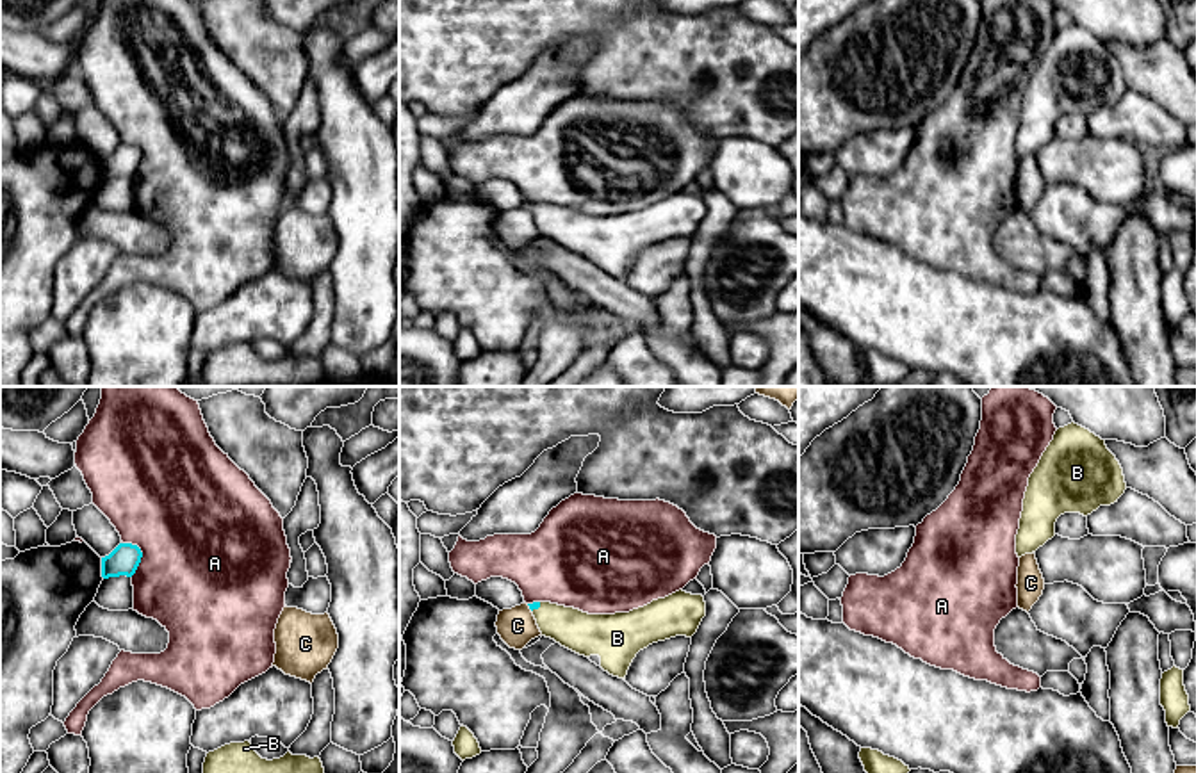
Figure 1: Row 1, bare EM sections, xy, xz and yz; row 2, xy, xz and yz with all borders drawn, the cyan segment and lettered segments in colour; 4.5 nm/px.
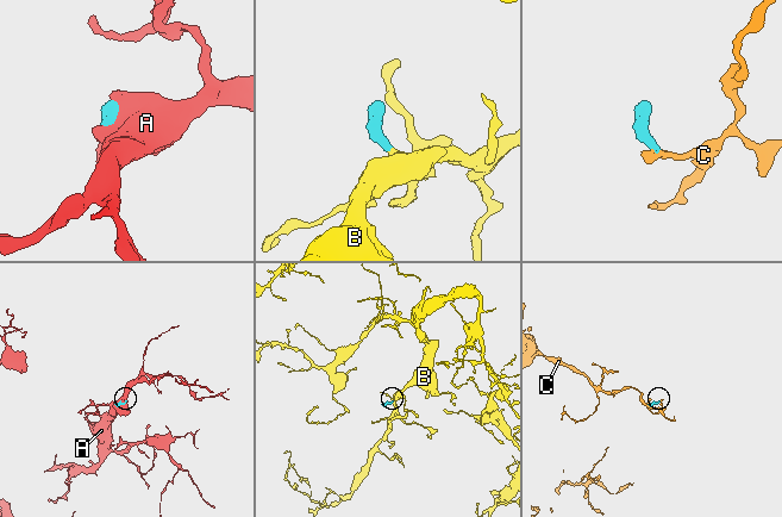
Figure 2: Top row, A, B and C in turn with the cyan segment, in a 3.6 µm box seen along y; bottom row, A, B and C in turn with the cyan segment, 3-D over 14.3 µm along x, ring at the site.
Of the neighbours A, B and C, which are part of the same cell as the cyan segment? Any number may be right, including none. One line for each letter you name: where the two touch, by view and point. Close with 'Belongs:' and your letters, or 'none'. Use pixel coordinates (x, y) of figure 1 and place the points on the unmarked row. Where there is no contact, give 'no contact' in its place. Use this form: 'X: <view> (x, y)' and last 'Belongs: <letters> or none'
B: xz (537, 209)
Belongs: B

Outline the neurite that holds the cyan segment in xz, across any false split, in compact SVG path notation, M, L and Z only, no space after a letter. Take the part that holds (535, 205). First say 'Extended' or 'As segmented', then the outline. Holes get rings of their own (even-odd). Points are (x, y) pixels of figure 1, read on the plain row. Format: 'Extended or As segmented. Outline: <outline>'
Extended. Outline: M683 191L629 214L588 216L551 203L528 205L542 237L626 280L636 255L676 237L692 239L706 217L702 196Z

